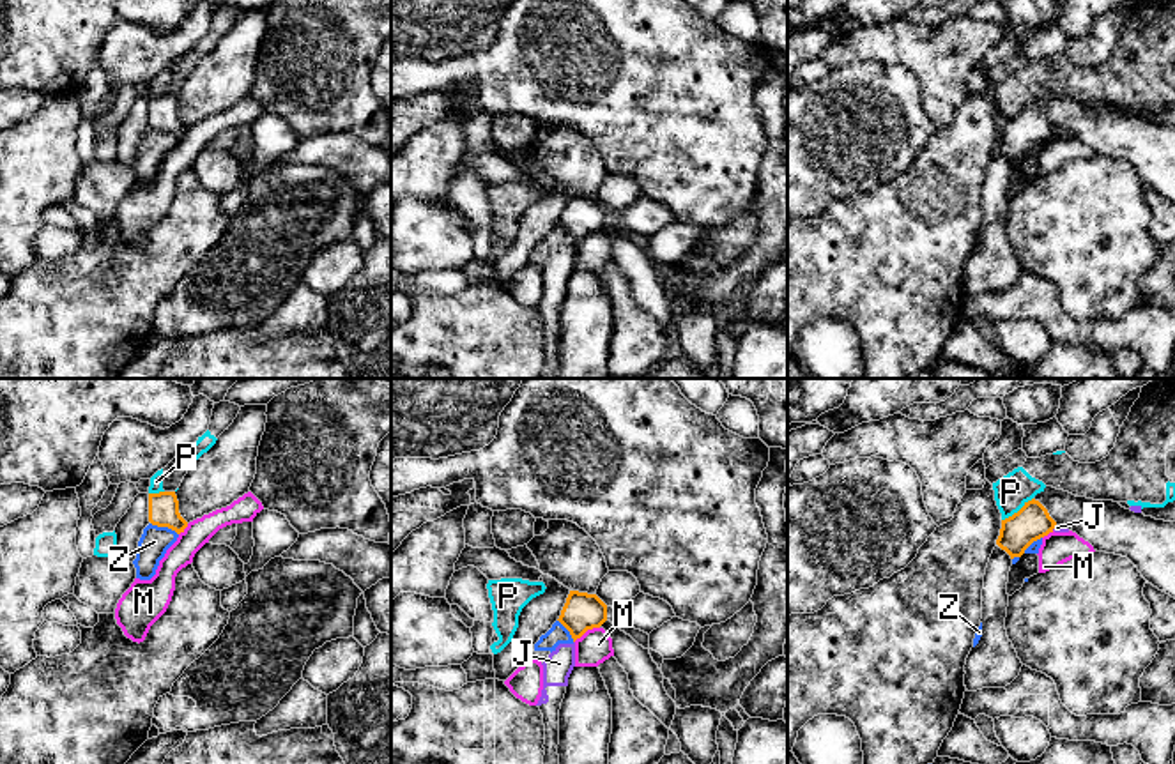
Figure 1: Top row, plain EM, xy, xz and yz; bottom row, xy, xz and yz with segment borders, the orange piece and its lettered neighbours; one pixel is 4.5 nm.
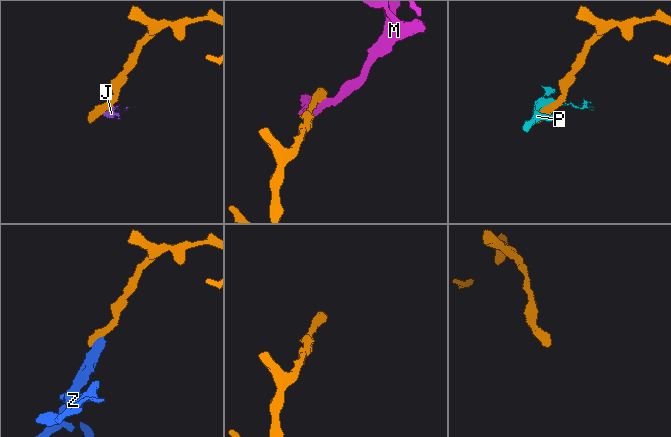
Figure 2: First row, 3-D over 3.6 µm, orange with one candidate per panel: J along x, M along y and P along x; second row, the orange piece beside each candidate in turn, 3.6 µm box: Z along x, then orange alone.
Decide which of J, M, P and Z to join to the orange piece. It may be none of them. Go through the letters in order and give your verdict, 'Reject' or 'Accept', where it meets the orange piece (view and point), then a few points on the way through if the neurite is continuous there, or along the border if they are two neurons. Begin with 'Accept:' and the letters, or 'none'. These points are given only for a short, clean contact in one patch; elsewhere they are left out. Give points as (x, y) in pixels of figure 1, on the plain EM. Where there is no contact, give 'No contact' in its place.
Accept: none
J: Reject. Touches orange at yz (1053, 131). Boundary: yz (1055, 128), (1052, 133)
M: Reject. Touches orange at xz (586, 234). Boundary: xz (599, 230), (588, 232), (574, 244)
P: Reject. Touches orange at yz (1018, 115)
Z: Reject. Touches orange at xy (165, 129). Boundary: xy (151, 126), (170, 131), (177, 138)

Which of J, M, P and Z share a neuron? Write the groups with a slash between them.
J Z / M / P

